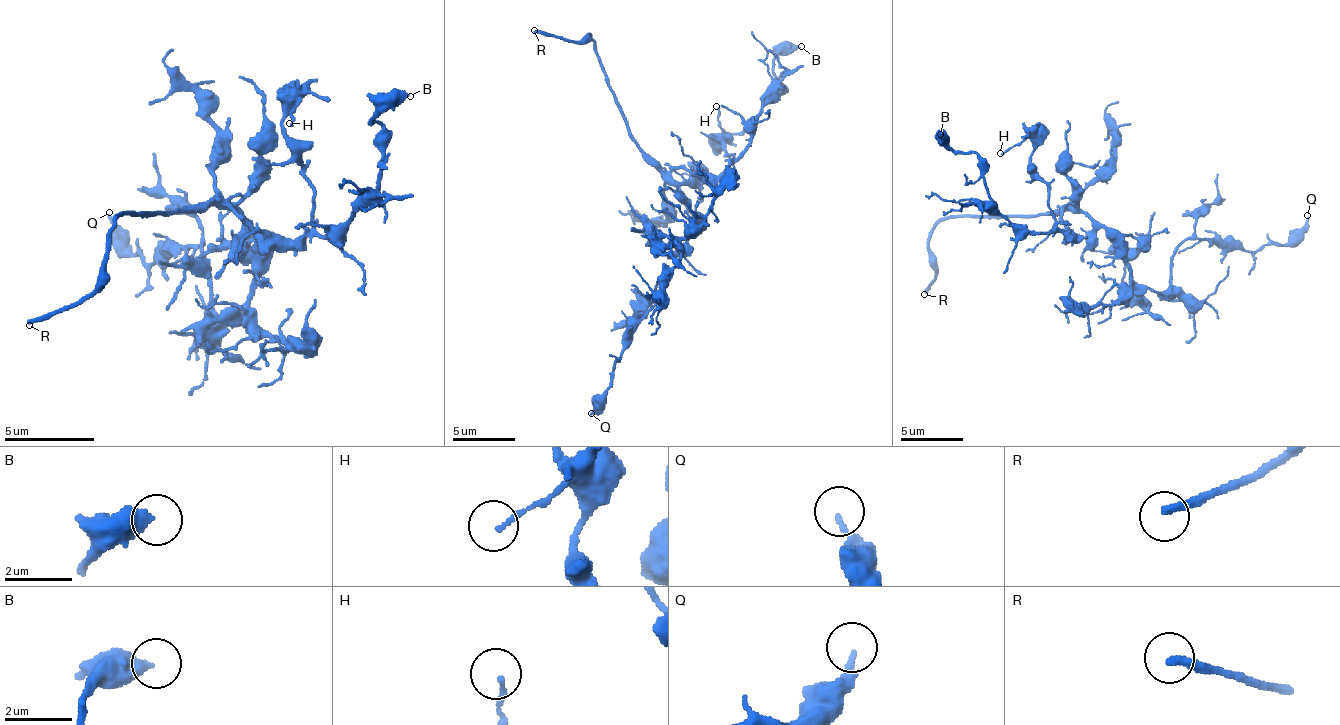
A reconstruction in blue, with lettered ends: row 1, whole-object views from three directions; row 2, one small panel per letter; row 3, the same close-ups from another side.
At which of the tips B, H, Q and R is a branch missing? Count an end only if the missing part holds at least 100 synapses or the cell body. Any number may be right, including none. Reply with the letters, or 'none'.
R

